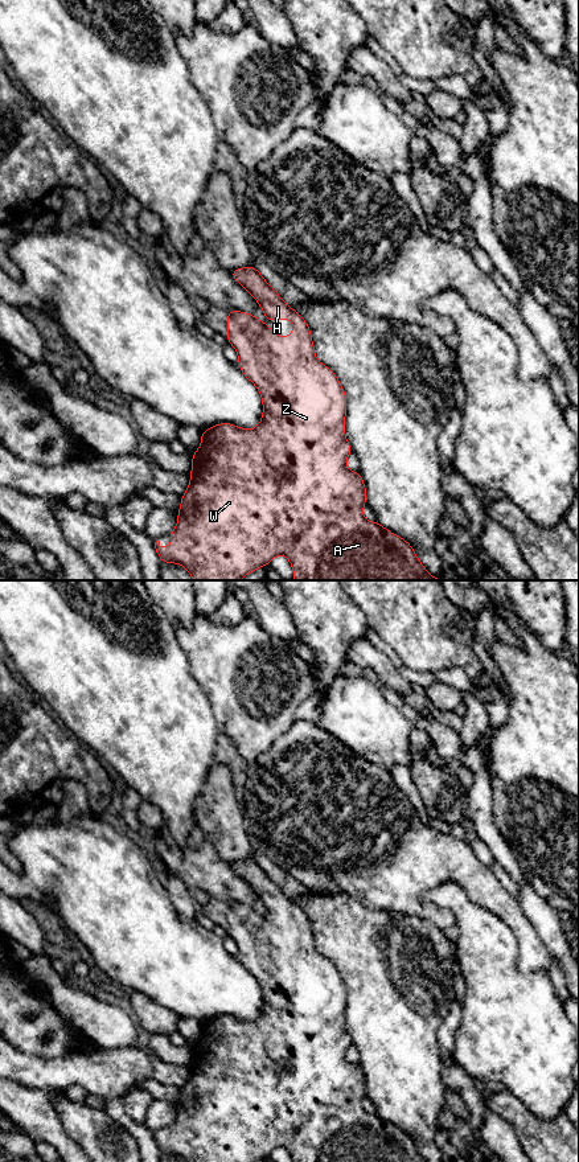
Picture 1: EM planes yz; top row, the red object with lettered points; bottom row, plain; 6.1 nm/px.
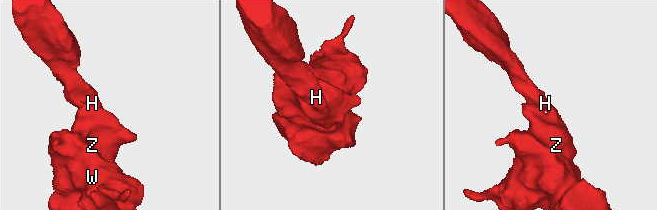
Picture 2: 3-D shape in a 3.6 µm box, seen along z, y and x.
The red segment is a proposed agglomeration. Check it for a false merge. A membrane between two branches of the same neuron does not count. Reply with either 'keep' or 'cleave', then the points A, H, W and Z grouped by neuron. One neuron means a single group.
keep | A H W Z

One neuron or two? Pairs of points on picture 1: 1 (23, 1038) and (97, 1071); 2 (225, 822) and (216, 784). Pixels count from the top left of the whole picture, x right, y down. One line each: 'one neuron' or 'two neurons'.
1: two neurons
2: one neuron

